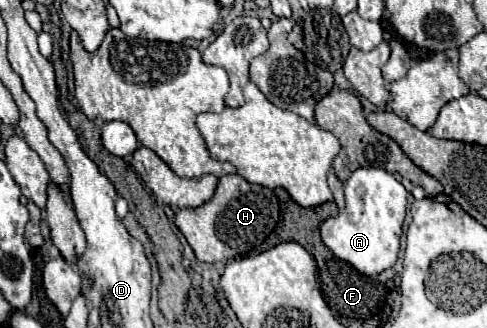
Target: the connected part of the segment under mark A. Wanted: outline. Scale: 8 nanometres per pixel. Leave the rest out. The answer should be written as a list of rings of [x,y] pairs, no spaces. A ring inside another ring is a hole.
[[[357,169],[345,181],[345,209],[321,225],[323,243],[363,275],[377,275],[397,261],[407,209],[405,187],[385,169]]]

